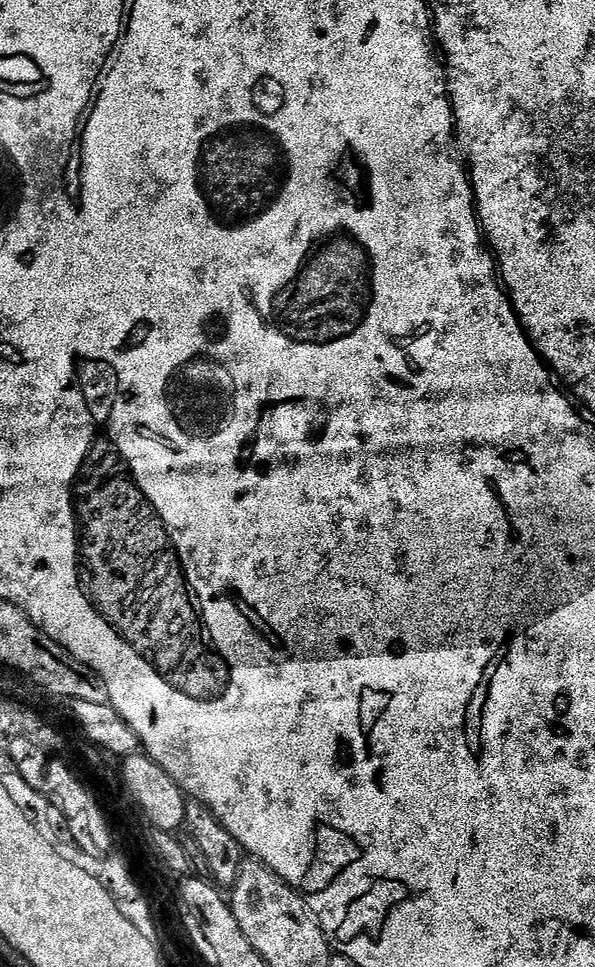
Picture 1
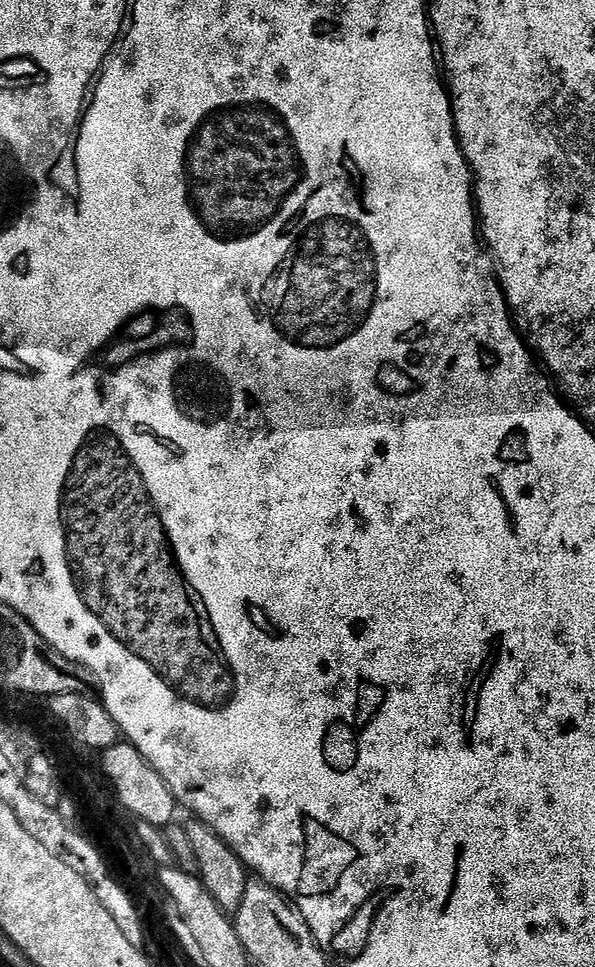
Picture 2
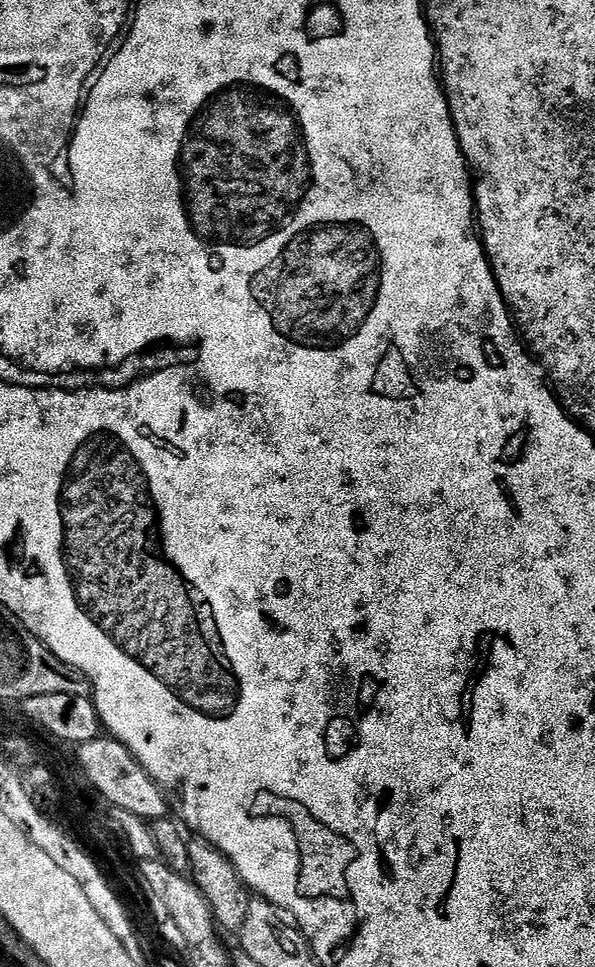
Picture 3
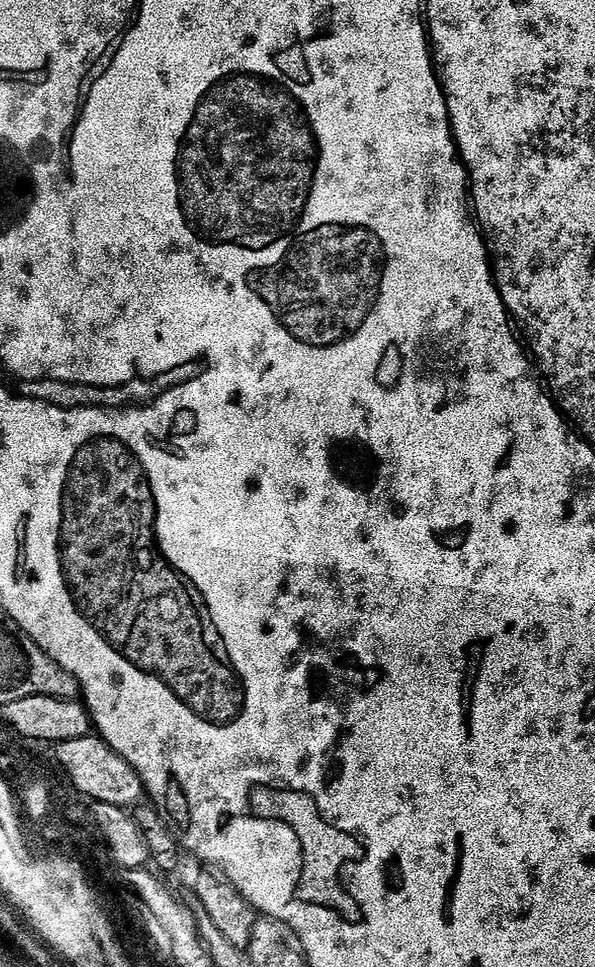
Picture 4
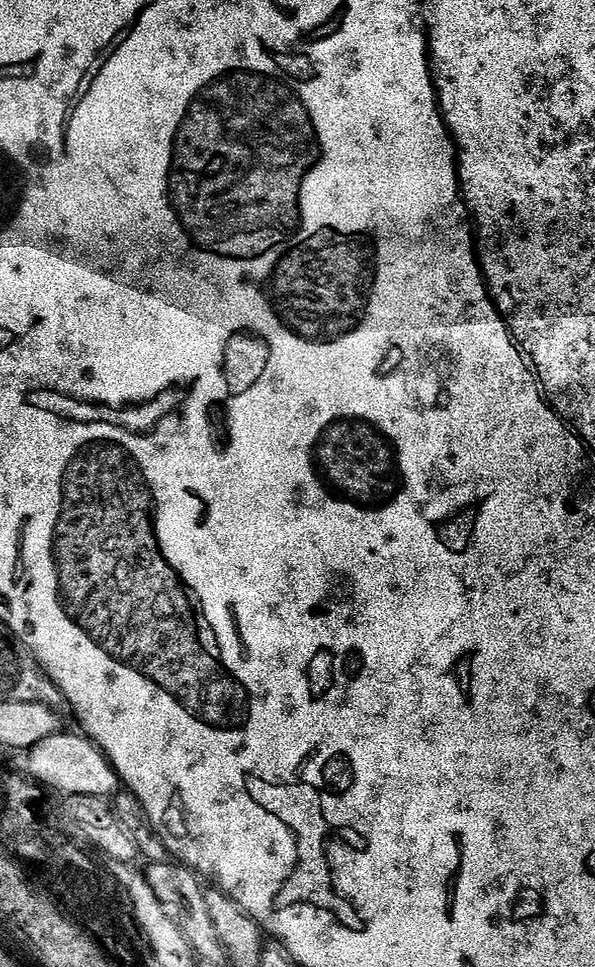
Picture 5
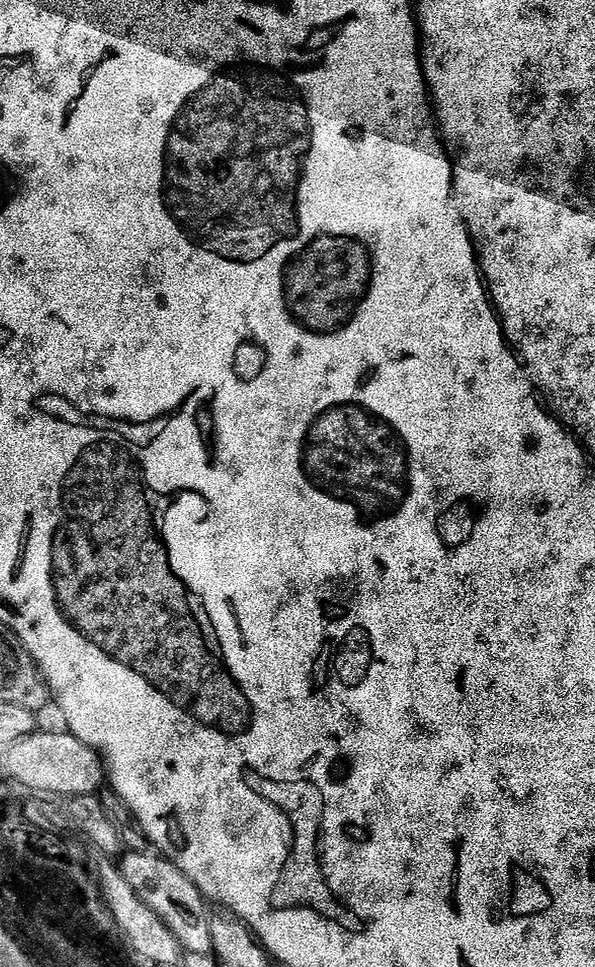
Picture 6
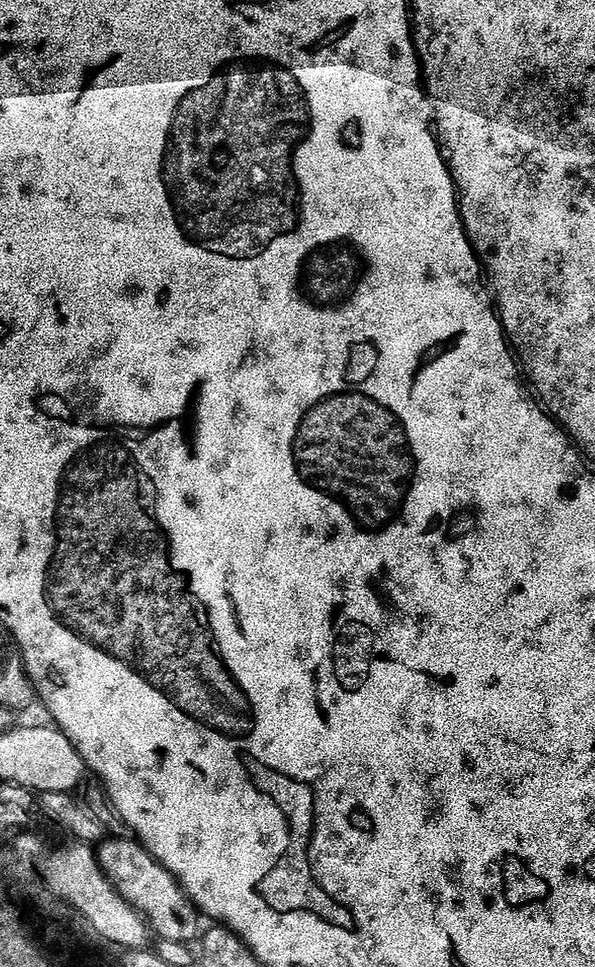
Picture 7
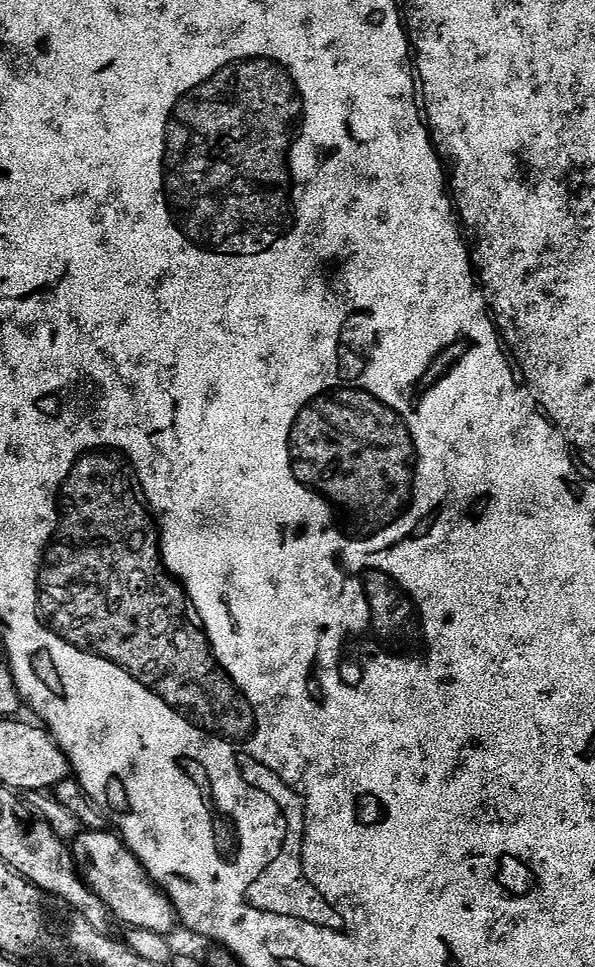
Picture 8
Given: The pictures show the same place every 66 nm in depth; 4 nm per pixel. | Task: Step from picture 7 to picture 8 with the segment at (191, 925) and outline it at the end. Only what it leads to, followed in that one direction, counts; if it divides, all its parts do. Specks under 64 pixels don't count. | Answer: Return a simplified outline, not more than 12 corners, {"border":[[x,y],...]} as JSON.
{"border":[[81,831],[81,880],[129,929],[166,937],[175,906],[115,831]]}

